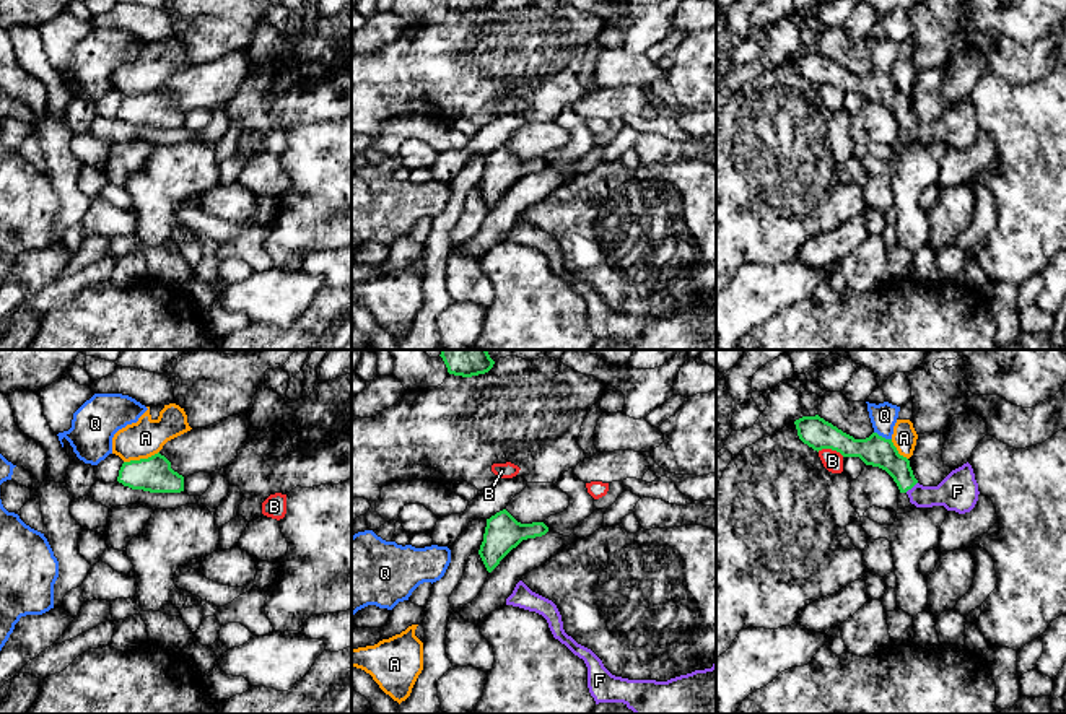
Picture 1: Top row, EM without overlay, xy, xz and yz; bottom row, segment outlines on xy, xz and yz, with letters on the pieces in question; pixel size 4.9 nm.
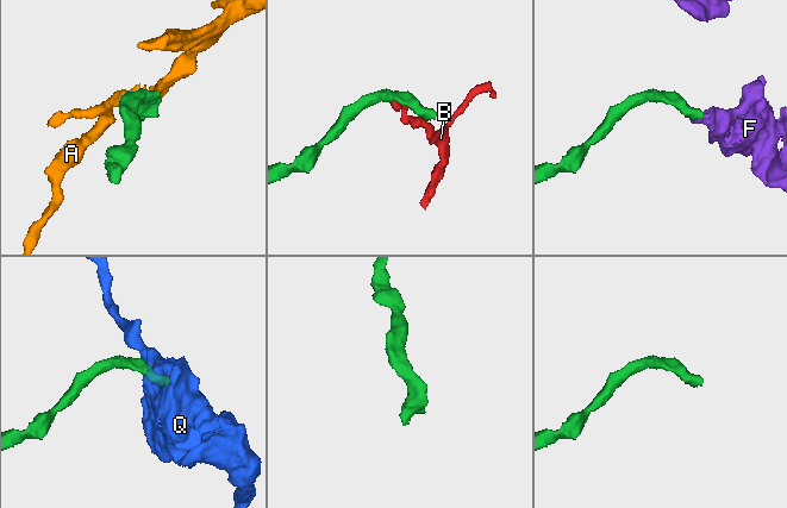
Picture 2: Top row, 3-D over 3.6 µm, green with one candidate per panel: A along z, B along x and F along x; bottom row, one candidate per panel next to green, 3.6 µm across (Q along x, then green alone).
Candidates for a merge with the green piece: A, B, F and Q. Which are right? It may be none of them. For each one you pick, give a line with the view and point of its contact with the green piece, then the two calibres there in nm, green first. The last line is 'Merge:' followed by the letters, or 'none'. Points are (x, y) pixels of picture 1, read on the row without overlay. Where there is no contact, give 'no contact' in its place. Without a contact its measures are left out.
F: meets green in yz at (910, 124); 150 nm thick on the green side, 190 nm on the other
Merge: F

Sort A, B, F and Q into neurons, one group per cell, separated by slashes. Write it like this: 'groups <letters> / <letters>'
groups A / B / F / Q

